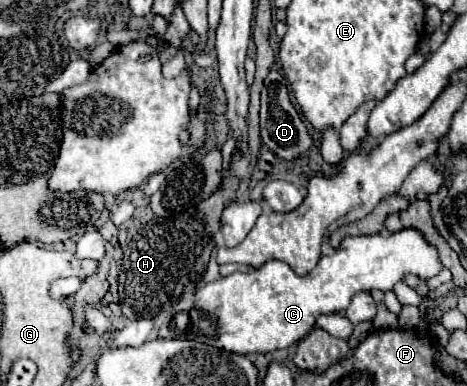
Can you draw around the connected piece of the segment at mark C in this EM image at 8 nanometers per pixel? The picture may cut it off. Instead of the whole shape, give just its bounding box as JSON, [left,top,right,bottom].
[159,229,443,353]

